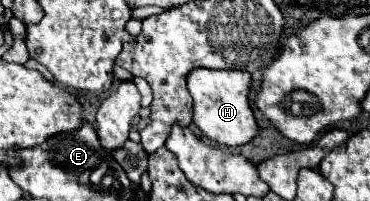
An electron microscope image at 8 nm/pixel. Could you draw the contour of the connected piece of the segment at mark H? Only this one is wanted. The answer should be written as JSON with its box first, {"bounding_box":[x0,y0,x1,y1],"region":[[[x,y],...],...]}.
{"bounding_box":[186,68,258,146],"region":[[[196,68],[186,78],[188,78],[188,90],[194,98],[192,120],[206,138],[224,146],[242,146],[242,144],[248,144],[258,134],[258,124],[254,120],[254,114],[248,102],[248,92],[250,92],[248,72]]]}

